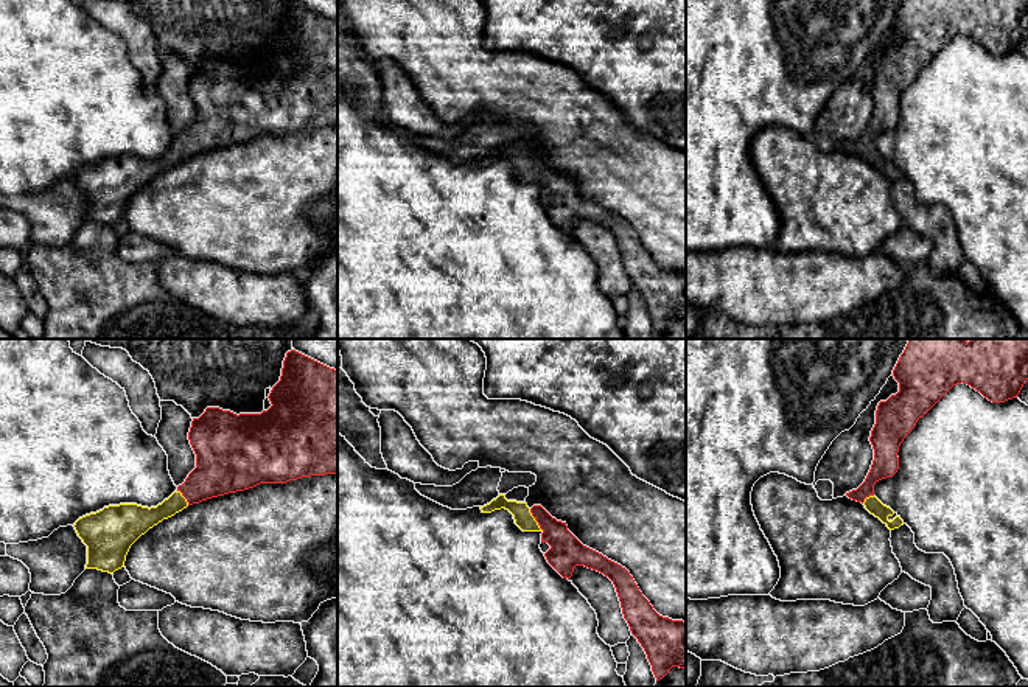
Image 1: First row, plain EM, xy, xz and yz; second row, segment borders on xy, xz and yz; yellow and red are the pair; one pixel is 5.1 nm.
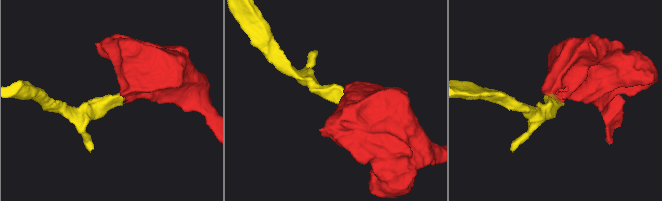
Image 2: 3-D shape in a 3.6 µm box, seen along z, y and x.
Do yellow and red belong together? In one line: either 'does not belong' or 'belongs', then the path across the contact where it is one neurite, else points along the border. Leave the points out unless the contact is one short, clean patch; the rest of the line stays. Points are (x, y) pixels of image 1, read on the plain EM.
belongs; way xz (521, 165), (534, 171), (566, 204)

